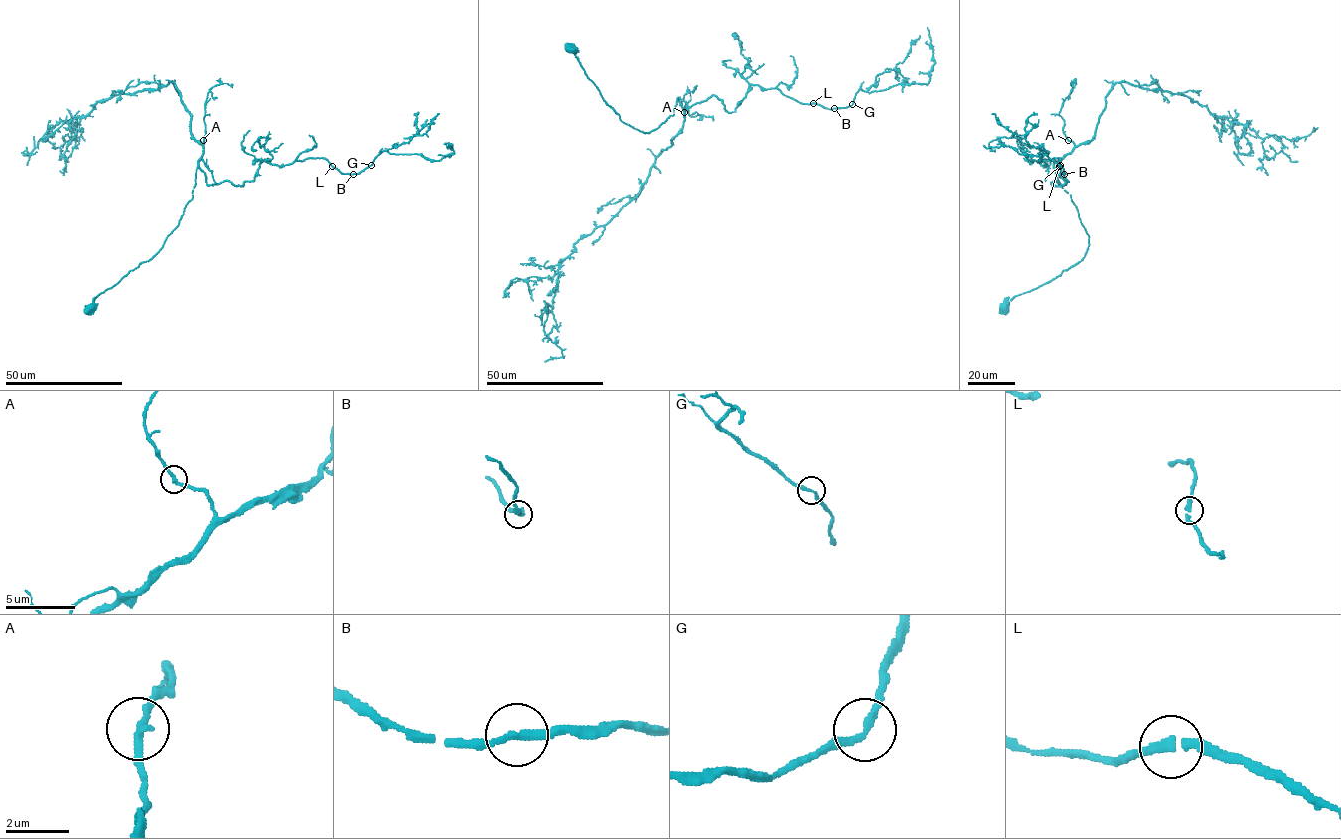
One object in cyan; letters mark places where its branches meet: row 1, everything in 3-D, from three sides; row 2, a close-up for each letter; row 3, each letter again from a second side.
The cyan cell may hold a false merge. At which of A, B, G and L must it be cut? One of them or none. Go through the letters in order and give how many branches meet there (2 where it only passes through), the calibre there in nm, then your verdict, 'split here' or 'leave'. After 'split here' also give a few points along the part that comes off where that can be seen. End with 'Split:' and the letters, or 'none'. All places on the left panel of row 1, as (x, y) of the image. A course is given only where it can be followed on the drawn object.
A: 2 | 220 nm | leave
B: 2 | 240 nm | leave
G: 2 | 200 nm | leave
L: 2 | 240 nm | leave
Split: none

